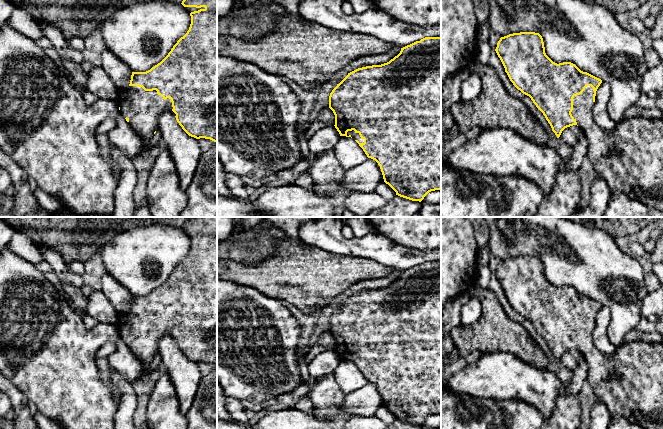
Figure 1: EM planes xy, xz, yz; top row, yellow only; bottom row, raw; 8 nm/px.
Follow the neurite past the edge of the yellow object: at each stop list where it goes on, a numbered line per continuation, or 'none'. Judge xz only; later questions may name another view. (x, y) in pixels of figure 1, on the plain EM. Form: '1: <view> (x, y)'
1: xz (355, 360)

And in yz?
1: yz (630, 382)

